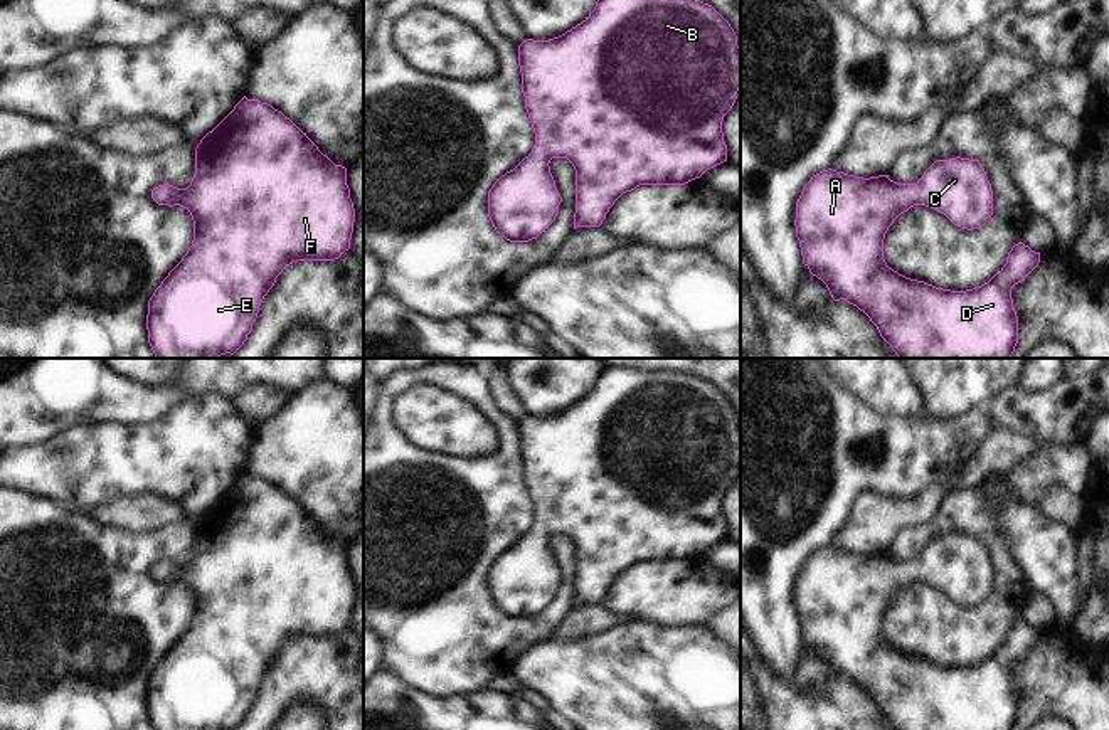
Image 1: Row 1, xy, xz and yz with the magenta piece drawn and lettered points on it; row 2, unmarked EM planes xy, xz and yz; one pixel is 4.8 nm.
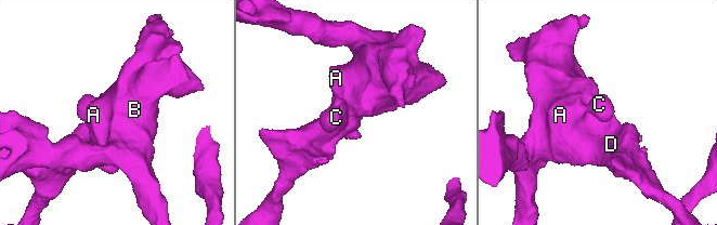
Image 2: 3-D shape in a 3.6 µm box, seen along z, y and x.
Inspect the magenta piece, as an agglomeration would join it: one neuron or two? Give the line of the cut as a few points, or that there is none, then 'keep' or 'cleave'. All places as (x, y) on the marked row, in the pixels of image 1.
no cut; keep

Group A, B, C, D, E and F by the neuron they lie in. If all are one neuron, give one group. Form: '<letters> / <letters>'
A B C D E F

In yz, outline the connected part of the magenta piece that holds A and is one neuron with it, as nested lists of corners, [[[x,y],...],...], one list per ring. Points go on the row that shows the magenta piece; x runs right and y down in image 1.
[[[961,156],[936,160],[917,183],[823,170],[811,177],[796,202],[803,264],[826,284],[835,301],[845,299],[863,311],[897,358],[1010,358],[1018,343],[1011,289],[1038,266],[1040,252],[1015,244],[1006,264],[988,283],[966,291],[905,278],[887,266],[883,239],[894,220],[914,205],[931,207],[954,225],[973,230],[991,219],[993,190],[981,163]]]

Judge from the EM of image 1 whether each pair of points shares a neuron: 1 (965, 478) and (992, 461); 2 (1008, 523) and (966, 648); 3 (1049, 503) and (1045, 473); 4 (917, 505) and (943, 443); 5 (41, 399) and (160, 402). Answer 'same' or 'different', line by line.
1: same
2: different
3: different
4: different
5: same

